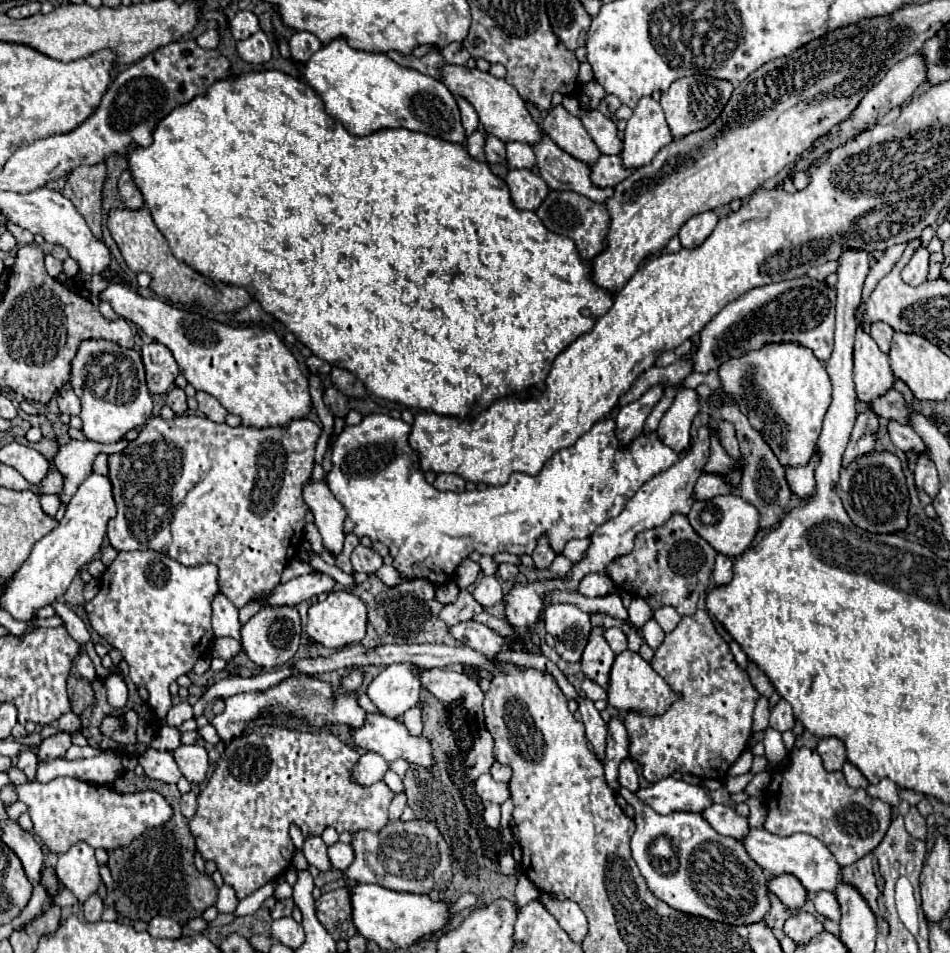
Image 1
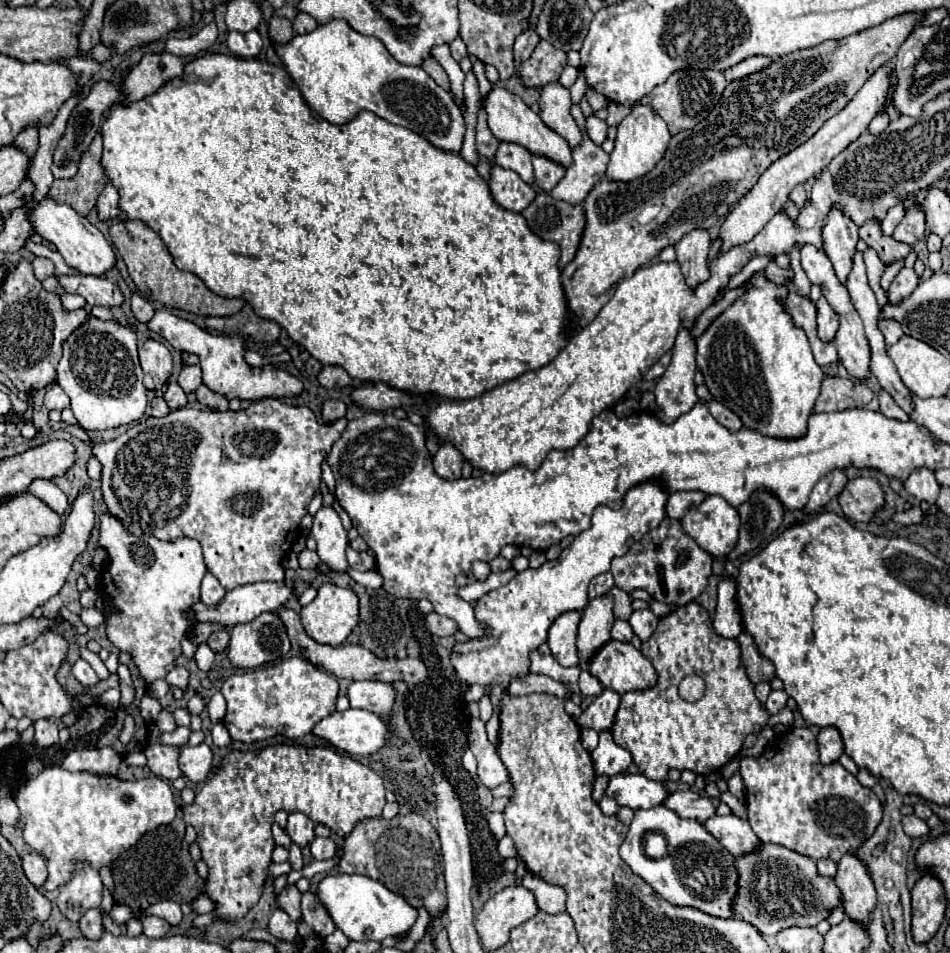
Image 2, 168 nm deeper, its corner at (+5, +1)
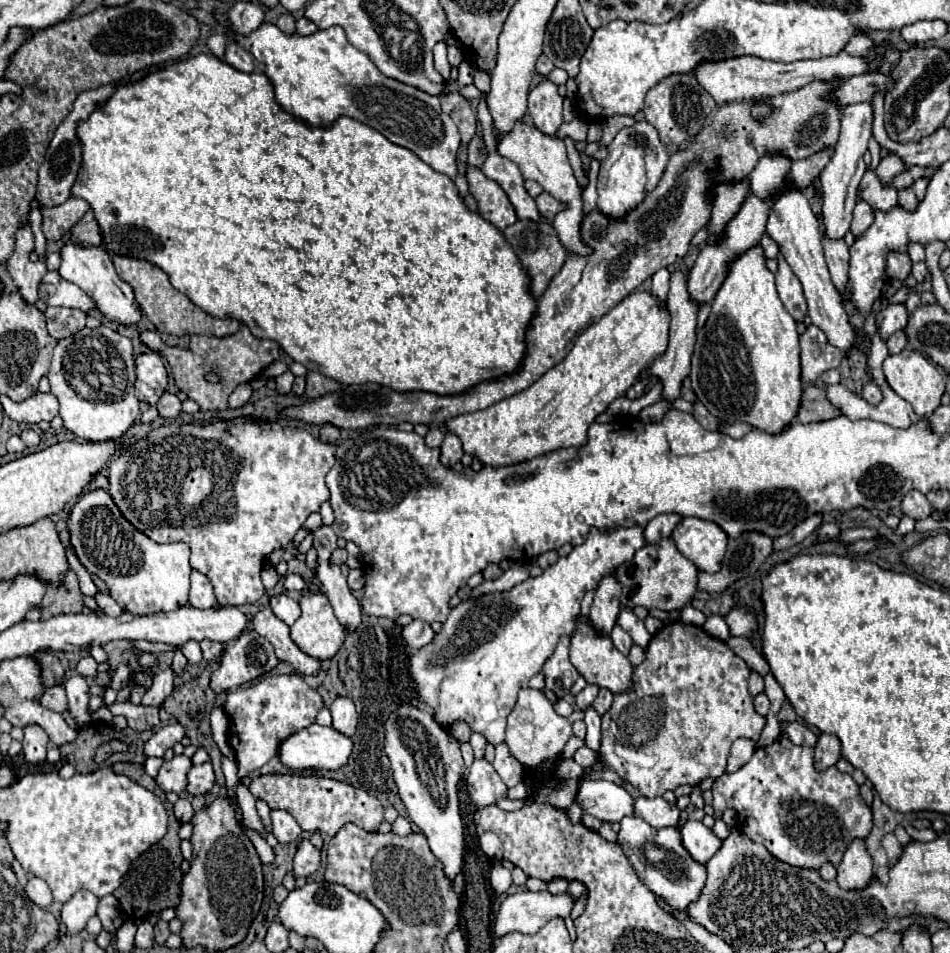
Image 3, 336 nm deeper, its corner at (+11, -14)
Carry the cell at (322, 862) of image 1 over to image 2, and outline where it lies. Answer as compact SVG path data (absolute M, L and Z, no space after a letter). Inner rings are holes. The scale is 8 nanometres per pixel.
M303 813L289 815L287 833L293 839L293 843L297 843L299 847L305 847L305 845L309 845L309 841L313 841L313 837L315 837L313 829L315 829L315 825L307 815L303 815Z

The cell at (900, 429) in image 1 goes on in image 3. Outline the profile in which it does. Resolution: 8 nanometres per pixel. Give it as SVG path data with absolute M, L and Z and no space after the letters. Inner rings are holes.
M865 382L863 384L863 392L861 392L861 396L867 400L867 402L871 402L871 404L877 404L877 402L881 402L881 390L873 384L873 382Z

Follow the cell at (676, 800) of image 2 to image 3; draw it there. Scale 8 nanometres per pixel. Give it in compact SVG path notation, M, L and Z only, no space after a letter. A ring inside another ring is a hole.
M635 798L635 816L649 822L653 828L665 828L665 826L677 826L679 820L679 808L671 802L665 802L663 798Z

